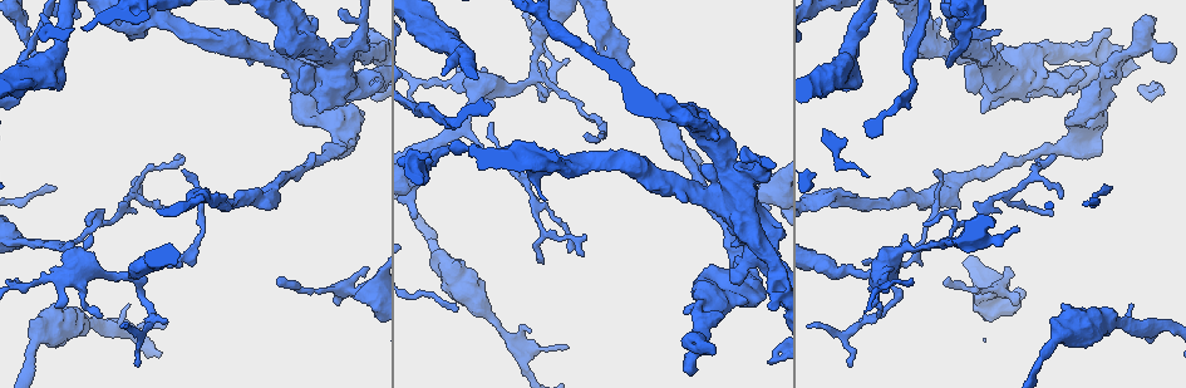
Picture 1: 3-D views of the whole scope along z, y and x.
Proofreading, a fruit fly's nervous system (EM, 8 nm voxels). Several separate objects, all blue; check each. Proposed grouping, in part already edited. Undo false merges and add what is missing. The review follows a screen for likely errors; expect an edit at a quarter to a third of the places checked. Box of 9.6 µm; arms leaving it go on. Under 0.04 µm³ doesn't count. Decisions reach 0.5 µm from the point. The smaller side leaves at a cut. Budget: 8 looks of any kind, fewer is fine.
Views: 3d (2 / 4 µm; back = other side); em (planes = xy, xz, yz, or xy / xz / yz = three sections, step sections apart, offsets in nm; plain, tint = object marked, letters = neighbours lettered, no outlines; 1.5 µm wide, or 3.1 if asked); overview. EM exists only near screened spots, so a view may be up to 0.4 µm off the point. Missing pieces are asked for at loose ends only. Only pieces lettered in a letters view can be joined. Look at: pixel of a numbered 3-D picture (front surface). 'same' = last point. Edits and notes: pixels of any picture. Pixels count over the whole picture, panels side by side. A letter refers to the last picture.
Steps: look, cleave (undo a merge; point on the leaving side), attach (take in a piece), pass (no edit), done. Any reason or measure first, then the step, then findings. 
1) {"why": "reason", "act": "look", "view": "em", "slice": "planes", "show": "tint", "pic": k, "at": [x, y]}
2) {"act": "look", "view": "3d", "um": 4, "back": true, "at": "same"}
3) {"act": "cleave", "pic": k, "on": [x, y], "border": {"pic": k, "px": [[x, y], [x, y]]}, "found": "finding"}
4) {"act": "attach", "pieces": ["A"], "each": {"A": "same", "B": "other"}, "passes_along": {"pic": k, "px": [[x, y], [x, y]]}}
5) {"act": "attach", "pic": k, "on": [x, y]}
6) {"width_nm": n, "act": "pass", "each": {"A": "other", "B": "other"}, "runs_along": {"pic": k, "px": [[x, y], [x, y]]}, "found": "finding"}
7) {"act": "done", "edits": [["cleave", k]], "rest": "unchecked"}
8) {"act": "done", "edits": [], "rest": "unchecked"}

{"why": "an open end", "act": "look", "view": "3d", "um": 2, "pic": 1, "at": [334, 302]}

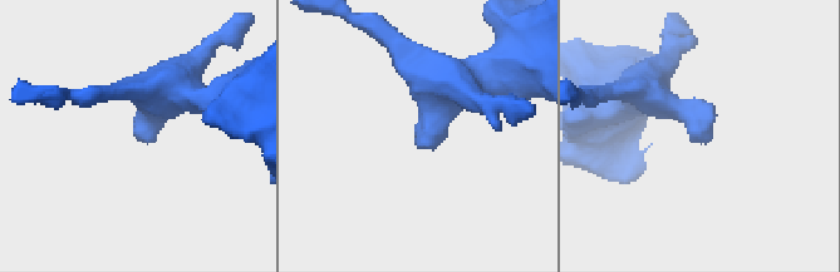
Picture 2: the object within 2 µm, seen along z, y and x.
{"why": "need the tissue", "act": "look", "view": "em", "slice": "xy", "step": 8, "show": "tint", "pic": 2, "at": [424, 145]}

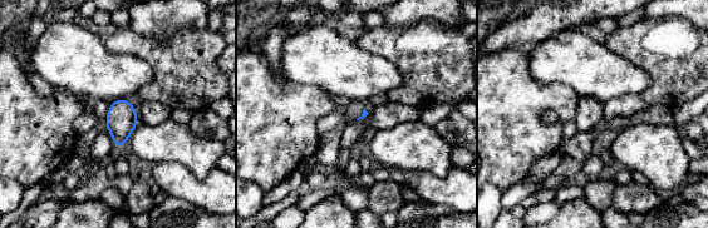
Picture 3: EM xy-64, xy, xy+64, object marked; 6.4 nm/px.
{"why": "cut it another way", "act": "look", "view": "em", "slice": "planes", "show": "letters", "at": "same"}

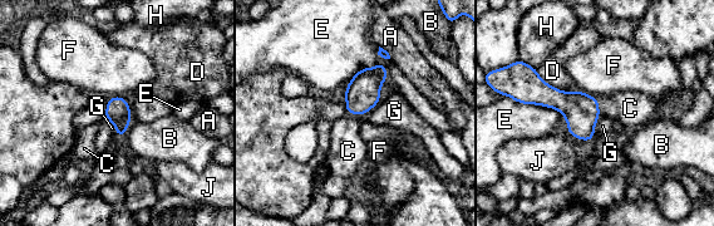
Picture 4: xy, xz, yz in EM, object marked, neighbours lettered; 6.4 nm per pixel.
{"act": "attach", "pieces": ["C"], "each": {"A": "other", "B": "other", "C": "same", "D": "other", "E": "other", "F": "other", "G": "other", "H": "other", "J": "other"}, "found": "the neuron continues"}

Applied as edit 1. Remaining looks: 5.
{"act": "look", "view": "3d", "um": 4, "pic": 1, "at": [983, 102]}

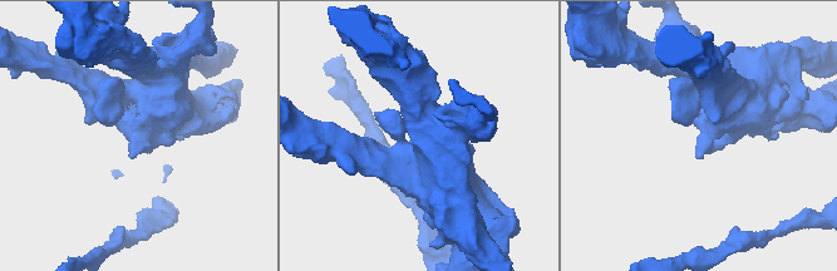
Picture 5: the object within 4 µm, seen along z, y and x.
{"act": "look", "view": "em", "slice": "yz", "step": 4, "show": "tint", "pic": 5, "at": [704, 138]}

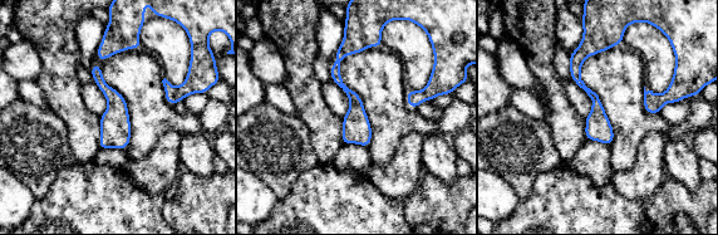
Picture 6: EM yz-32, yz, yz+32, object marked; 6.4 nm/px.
{"act": "look", "view": "em", "slice": "planes", "show": "letters", "at": "same"}

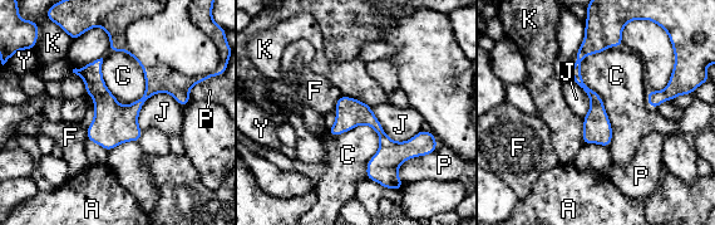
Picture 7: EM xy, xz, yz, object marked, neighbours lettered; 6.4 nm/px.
{"longest_contact_nm": ["C", 380], "act": "cleave", "pic": 7, "on": [169, 38], "each": {"A": "other", "C": "other", "F": "other", "J": "other", "K": "other", "P": "other", "Y": "other"}, "found": "a second neuron is stuck on"}

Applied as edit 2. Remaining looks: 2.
{"why": "see it whole again", "act": "look", "view": "overview"}

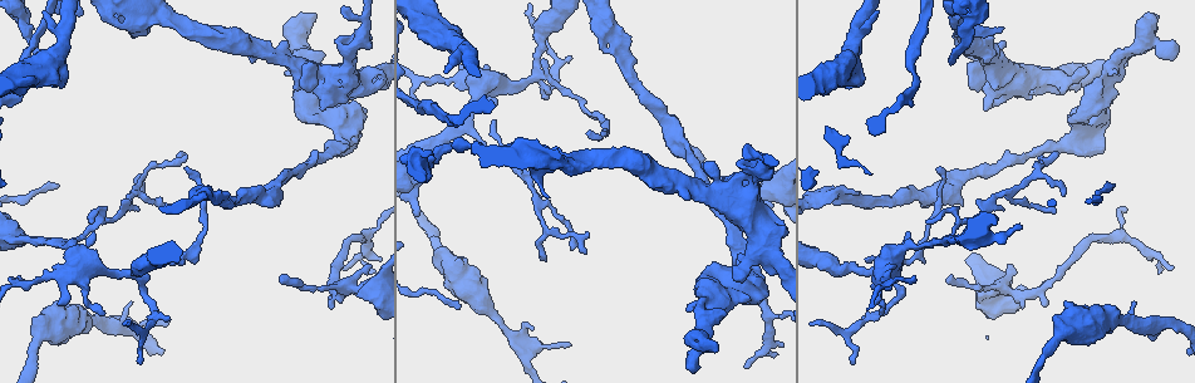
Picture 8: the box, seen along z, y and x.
{"why": "an open end", "act": "look", "view": "em", "slice": "yz", "step": 8, "show": "letters", "pic": 8, "at": [1160, 272]}

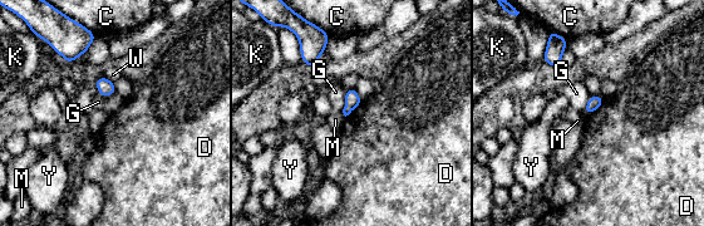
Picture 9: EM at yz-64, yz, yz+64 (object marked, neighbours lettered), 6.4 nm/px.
{"act": "pass", "each": {"C": "other", "D": "other", "G": "other", "K": "other", "M": "other", "W": "other", "Y": "other"}, "border": {"pic": 9, "px": [[362, 101], [345, 117]]}, "found": "none of them fits"}

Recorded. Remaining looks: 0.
{"act": "done", "edits": [["attach", 4], ["cleave", 7]], "rest": "unchecked"}

